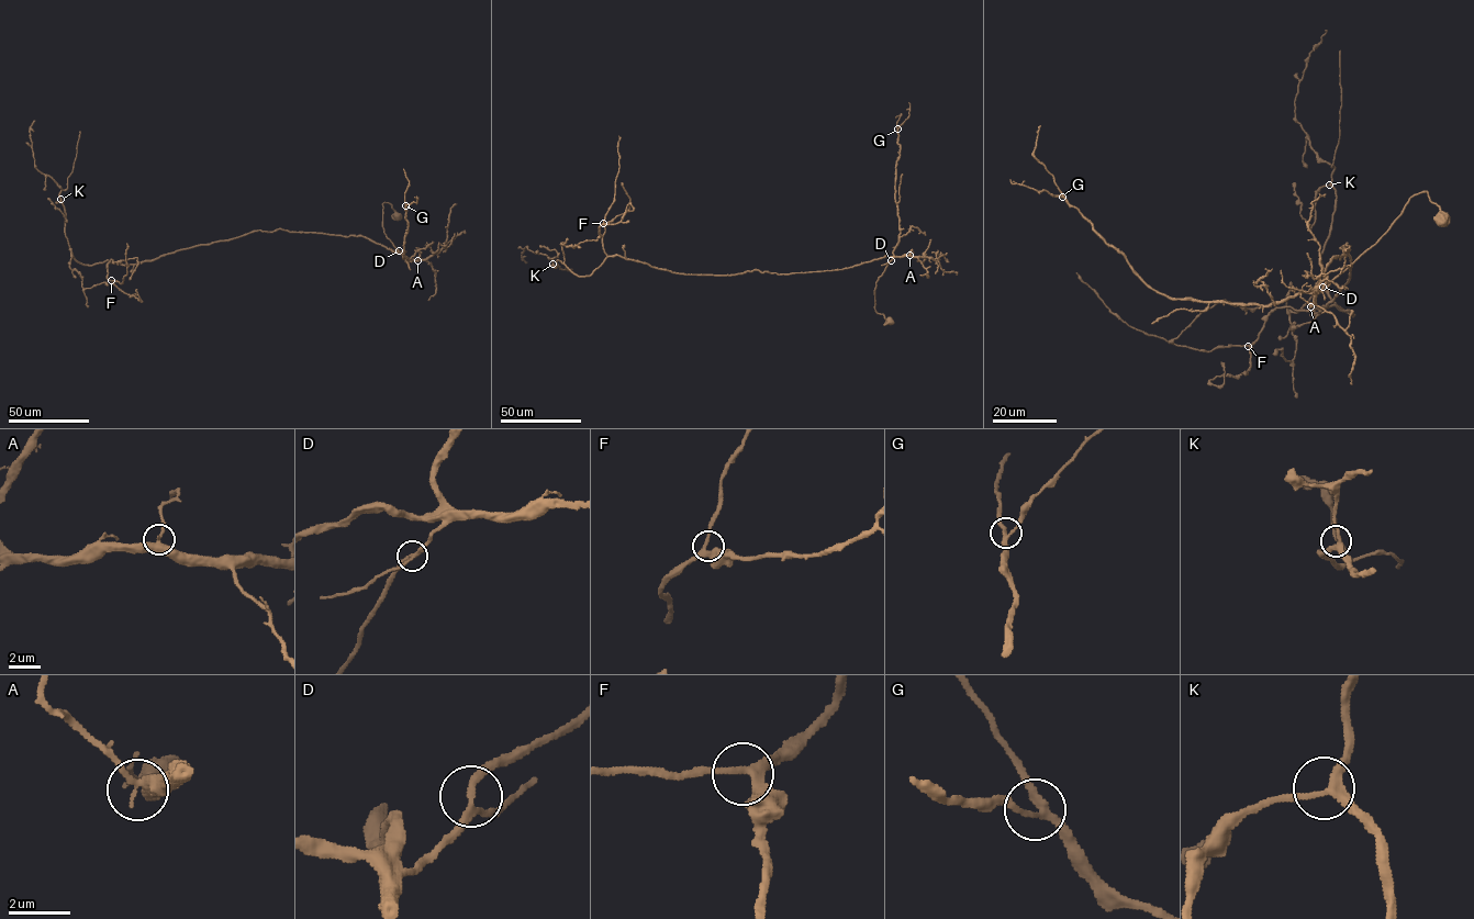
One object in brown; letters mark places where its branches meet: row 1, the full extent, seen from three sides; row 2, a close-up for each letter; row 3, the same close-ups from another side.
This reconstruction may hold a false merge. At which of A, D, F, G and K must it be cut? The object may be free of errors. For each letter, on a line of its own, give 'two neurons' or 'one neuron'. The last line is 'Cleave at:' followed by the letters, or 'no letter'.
A: one neuron
D: one neuron
F: one neuron
G: one neuron
K: one neuron
Cleave at: no letter

